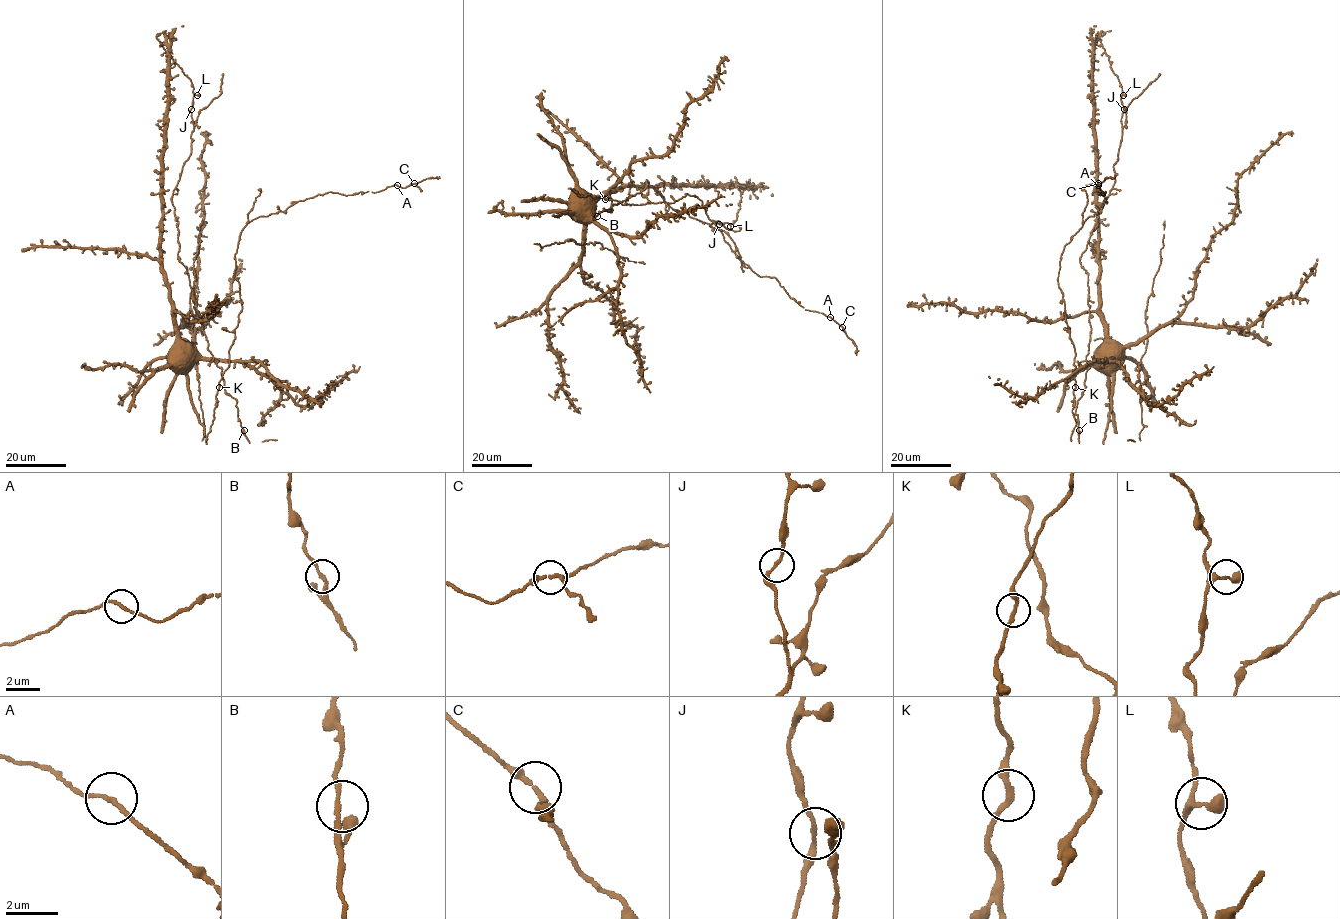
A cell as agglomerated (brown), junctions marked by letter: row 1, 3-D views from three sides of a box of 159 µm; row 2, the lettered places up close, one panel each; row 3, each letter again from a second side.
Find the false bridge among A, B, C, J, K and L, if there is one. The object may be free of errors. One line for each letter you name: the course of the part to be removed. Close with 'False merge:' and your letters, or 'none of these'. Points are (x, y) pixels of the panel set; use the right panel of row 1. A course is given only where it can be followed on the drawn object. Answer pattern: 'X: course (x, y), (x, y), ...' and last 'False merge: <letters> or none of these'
False merge: none of these

